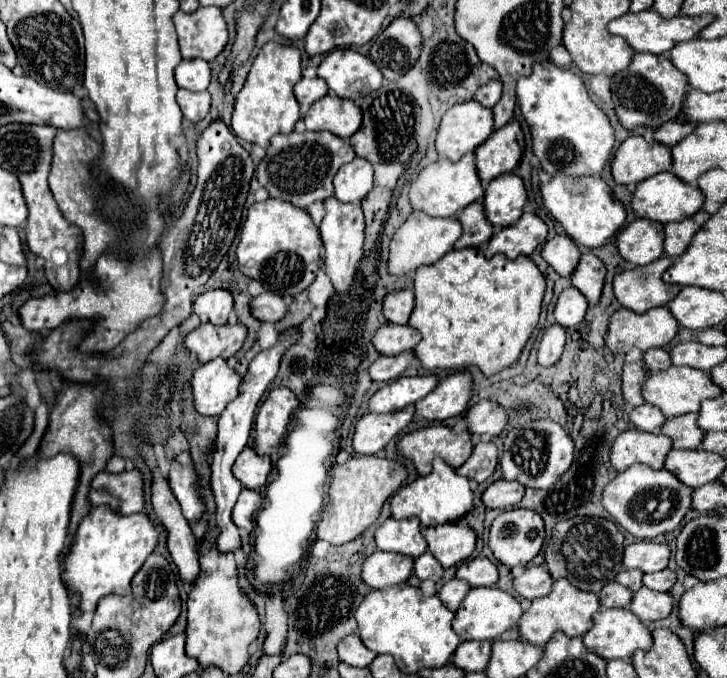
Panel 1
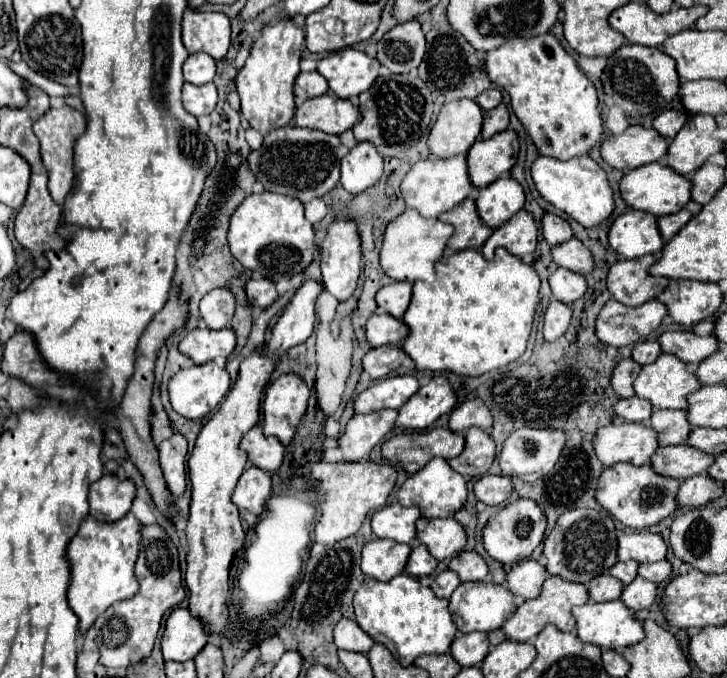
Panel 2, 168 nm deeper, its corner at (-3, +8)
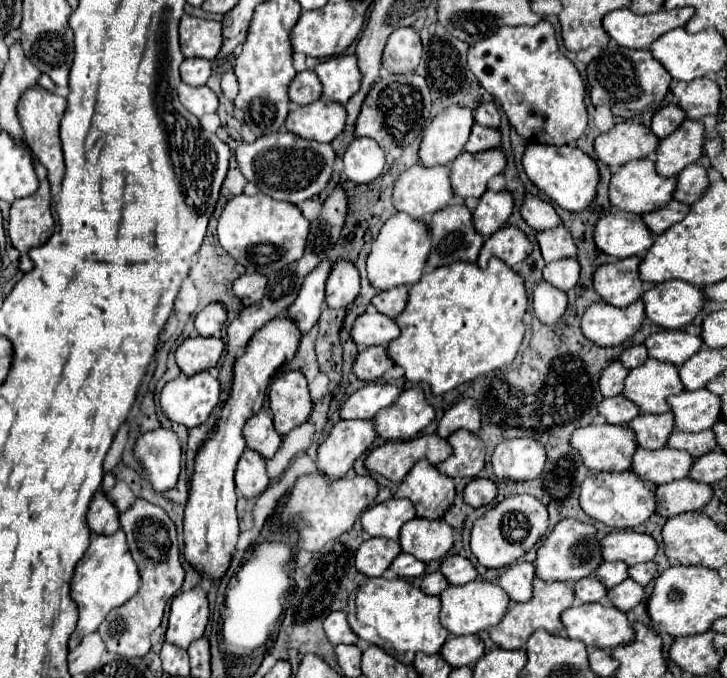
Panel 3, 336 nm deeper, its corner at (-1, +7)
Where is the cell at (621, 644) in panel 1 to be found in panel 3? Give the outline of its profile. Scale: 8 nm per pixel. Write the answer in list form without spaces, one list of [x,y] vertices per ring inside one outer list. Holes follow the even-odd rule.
[[[578,603],[562,613],[562,623],[570,639],[584,641],[588,647],[614,649],[634,639],[626,613],[604,603]]]

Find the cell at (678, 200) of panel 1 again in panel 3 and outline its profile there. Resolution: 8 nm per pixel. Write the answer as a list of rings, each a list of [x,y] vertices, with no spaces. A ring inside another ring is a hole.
[[[638,159],[638,161],[622,165],[620,171],[612,175],[612,181],[610,181],[612,205],[622,209],[622,211],[632,211],[638,215],[652,213],[656,209],[666,207],[674,199],[674,191],[676,191],[676,179],[658,175],[654,161],[650,161],[650,159]]]

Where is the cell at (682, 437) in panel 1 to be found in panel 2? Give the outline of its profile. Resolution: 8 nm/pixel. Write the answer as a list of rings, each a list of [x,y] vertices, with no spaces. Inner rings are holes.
[[[654,410],[650,418],[650,428],[656,430],[660,446],[684,444],[686,436],[690,434],[686,410]]]

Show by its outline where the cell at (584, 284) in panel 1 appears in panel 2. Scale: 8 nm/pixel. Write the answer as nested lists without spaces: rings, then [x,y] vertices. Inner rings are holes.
[[[570,238],[566,244],[552,246],[550,254],[558,266],[570,268],[570,270],[580,272],[580,274],[588,274],[594,266],[590,250],[578,238]]]

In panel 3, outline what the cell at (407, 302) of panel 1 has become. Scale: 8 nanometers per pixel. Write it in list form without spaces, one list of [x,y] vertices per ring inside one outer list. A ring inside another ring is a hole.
[[[392,287],[392,289],[380,291],[380,293],[372,299],[372,305],[374,305],[380,313],[384,313],[384,315],[388,315],[388,317],[392,317],[392,319],[396,319],[396,315],[398,315],[400,311],[404,311],[406,303],[408,303],[408,289],[406,289],[406,287]]]

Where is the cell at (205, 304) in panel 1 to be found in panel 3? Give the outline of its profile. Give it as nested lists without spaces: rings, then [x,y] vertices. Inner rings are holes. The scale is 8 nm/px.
[[[210,303],[208,307],[204,307],[196,315],[196,329],[204,337],[218,335],[218,331],[226,323],[226,317],[228,317],[228,311],[226,311],[226,307],[222,303]]]

